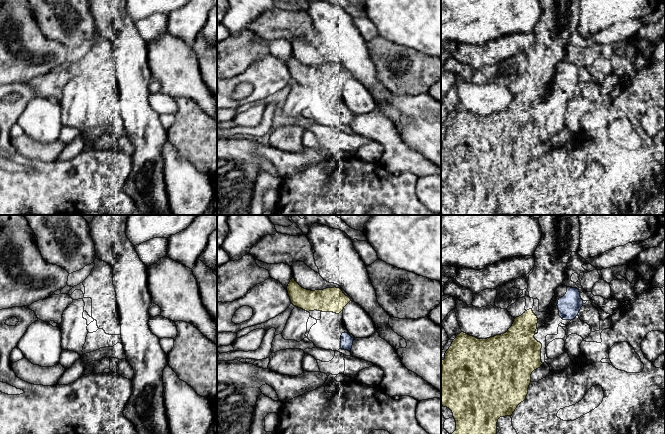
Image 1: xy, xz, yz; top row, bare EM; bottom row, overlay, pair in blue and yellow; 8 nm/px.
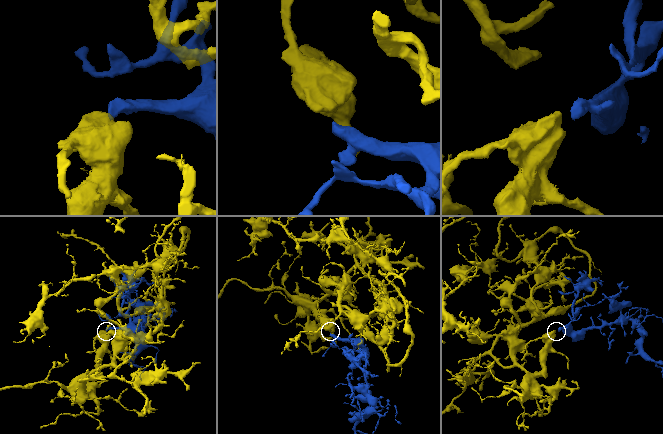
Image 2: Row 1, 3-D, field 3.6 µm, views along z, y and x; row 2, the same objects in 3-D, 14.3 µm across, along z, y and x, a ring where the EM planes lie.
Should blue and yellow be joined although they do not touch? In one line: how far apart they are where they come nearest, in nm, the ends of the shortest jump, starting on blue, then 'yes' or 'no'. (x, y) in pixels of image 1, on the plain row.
160 nm | xz (344, 108), (338, 89) | yes

